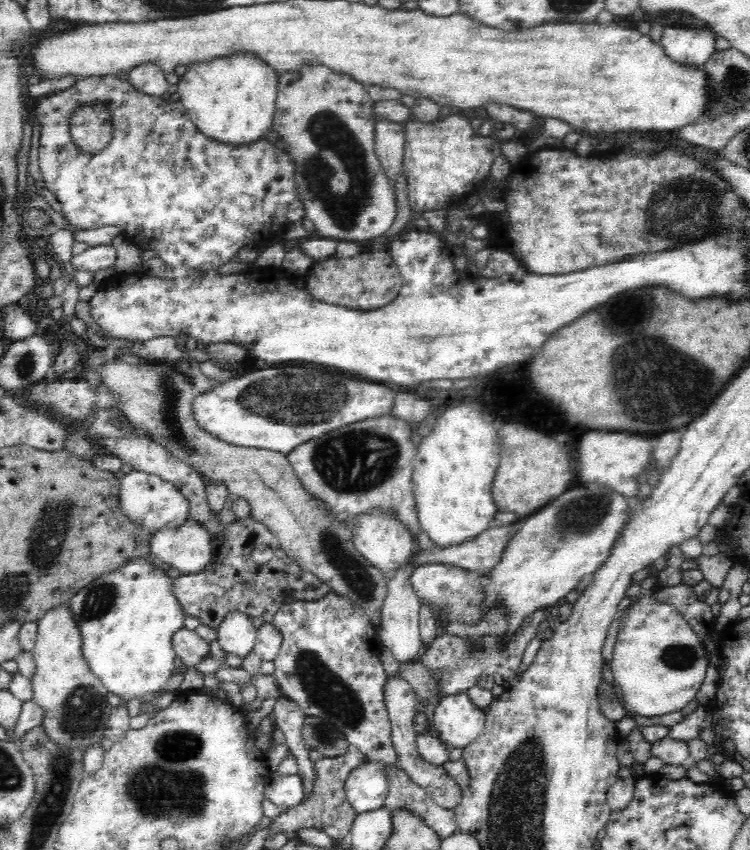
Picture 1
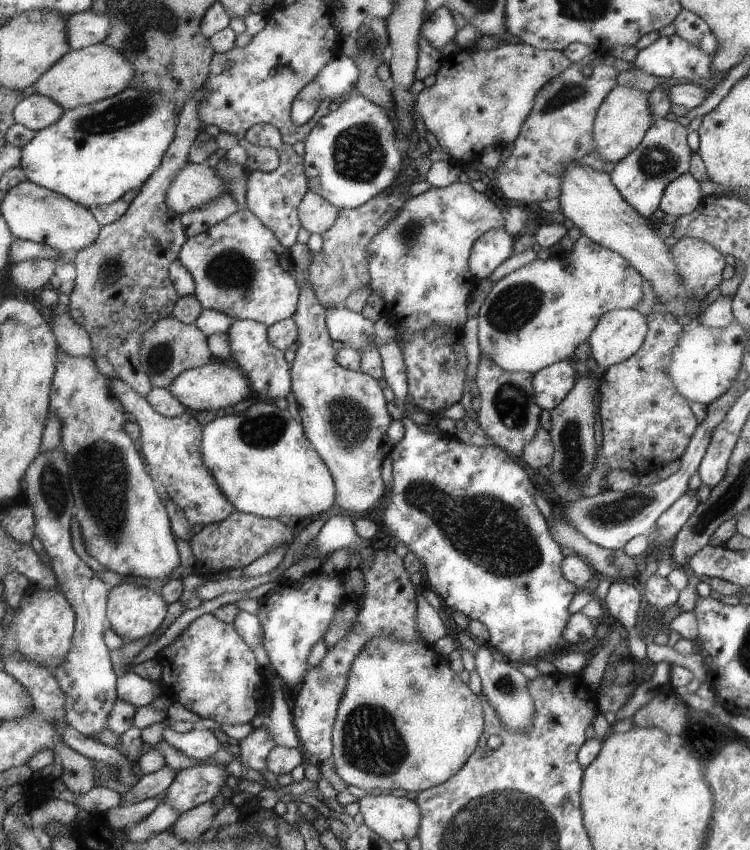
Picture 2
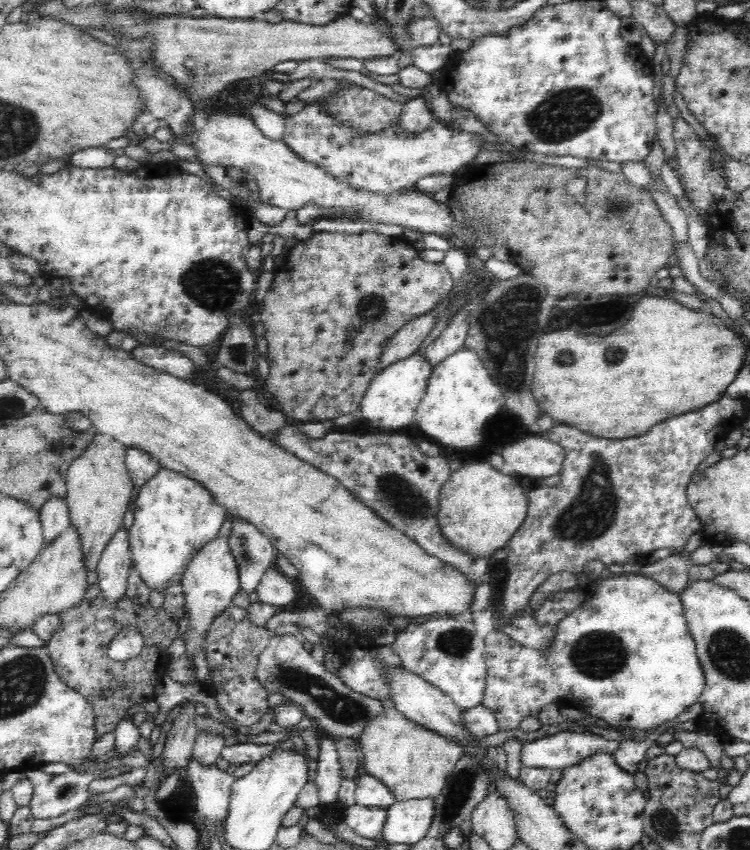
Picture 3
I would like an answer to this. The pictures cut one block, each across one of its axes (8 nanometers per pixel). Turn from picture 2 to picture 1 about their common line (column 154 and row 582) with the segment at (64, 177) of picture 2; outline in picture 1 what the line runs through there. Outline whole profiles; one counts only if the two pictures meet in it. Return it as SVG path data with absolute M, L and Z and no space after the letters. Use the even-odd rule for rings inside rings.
M146 558L129 559L124 566L105 572L86 585L80 592L70 598L68 605L74 618L78 621L81 634L81 650L87 659L91 671L100 679L105 689L119 696L121 700L138 698L141 701L161 693L166 681L174 670L175 650L172 637L183 628L185 612L180 606L179 599L174 595L174 585L166 571L150 565Z

